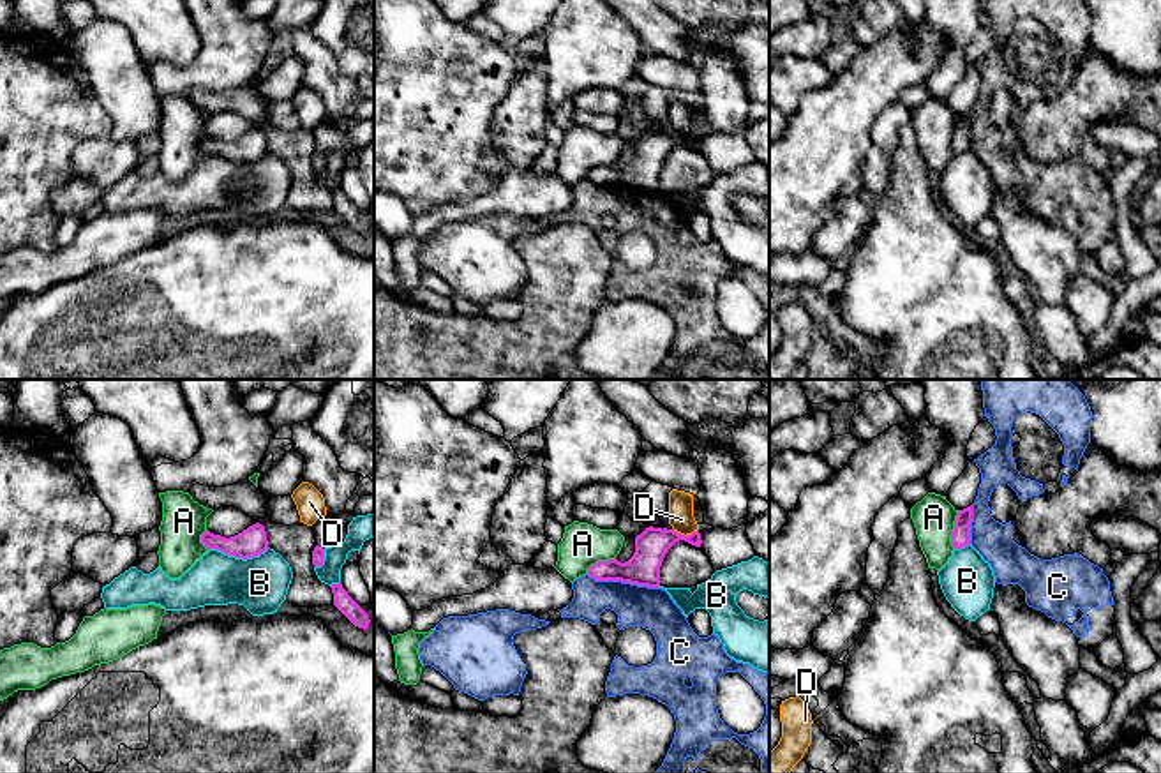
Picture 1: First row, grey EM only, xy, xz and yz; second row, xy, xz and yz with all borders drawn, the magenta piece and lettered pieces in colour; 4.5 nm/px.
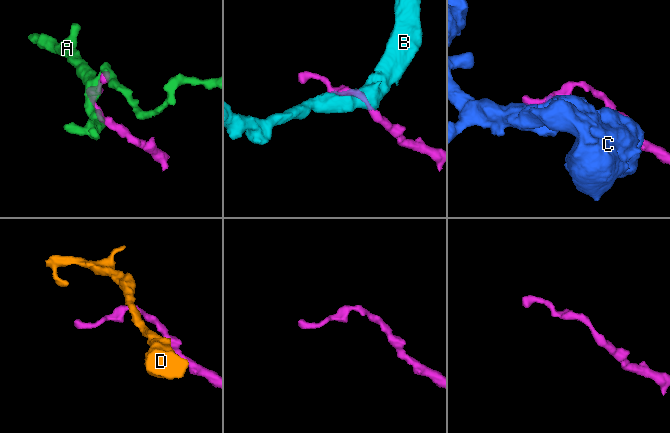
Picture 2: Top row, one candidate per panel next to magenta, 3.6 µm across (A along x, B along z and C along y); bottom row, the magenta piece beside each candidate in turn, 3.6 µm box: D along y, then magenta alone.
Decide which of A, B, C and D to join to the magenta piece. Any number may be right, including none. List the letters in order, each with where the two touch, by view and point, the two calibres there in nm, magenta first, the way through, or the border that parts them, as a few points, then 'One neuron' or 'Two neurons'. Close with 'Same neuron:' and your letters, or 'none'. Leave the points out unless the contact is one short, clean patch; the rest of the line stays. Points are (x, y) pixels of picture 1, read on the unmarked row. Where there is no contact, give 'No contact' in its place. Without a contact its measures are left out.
A: Touches magenta at yz (953, 135). Thickness 90 nm (magenta) against 190 nm. Two neurons
B: Touches magenta at xy (239, 161). Thickness 130 nm (magenta) against 260 nm. Two neurons
C: Touches magenta at xz (621, 186). Thickness 160 nm (magenta) against 190 nm. Two neurons
D: Touches magenta at xz (683, 140). Thickness 160 nm (magenta) against 120 nm. Boundary: xz (673, 133), (685, 140), (697, 135). Two neurons
Same neuron: none

